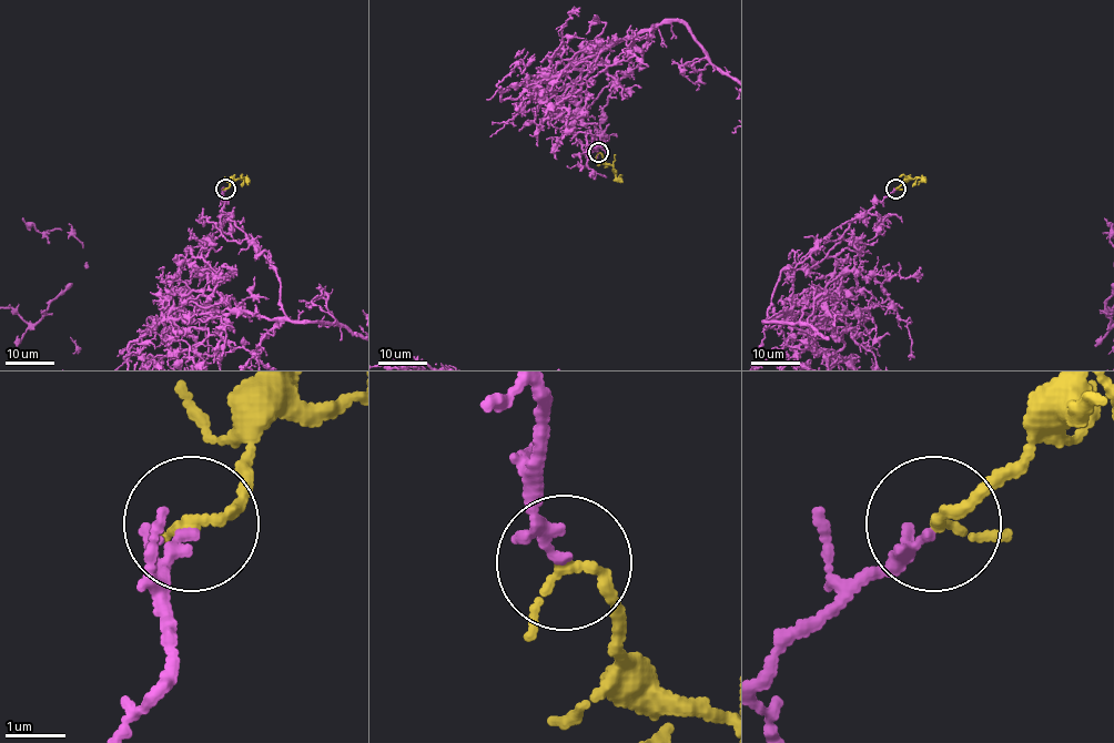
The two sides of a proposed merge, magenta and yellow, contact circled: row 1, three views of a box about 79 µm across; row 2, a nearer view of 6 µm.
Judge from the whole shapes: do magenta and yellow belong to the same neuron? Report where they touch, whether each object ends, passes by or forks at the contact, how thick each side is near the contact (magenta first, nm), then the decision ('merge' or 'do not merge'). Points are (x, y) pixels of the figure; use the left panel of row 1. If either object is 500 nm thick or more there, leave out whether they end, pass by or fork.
place (225, 189); magenta ends; yellow passes by; calibres 200 and 150 nm; merge

